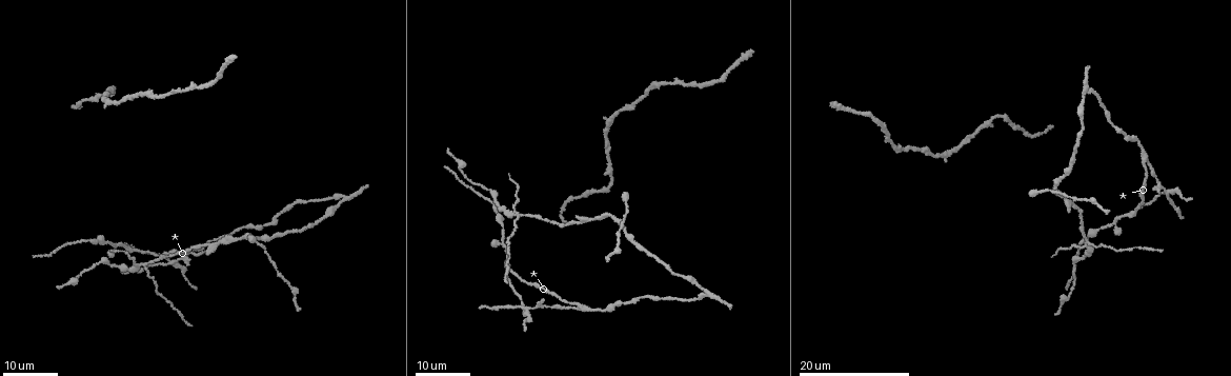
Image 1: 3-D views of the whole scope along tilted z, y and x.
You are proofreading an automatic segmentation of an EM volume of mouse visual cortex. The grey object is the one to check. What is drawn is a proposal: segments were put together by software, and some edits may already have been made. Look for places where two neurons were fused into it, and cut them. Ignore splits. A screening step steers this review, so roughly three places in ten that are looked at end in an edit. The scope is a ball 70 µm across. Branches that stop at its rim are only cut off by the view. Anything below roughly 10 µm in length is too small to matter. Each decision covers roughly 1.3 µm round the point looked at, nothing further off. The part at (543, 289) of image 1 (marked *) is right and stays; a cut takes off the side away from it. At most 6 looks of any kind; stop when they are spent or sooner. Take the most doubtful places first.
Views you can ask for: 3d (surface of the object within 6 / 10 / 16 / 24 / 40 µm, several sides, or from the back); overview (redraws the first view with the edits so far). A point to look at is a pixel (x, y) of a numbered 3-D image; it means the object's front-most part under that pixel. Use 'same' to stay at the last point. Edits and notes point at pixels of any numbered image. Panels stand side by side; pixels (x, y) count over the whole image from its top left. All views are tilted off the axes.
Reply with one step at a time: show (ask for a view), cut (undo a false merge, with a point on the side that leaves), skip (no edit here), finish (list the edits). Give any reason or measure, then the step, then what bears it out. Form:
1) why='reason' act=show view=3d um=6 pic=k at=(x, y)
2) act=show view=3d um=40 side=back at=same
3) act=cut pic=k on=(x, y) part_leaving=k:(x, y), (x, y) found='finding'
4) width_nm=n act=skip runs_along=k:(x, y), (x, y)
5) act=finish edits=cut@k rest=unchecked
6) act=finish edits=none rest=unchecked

act=show view=3d um=16 pic=1 at=(218, 239)

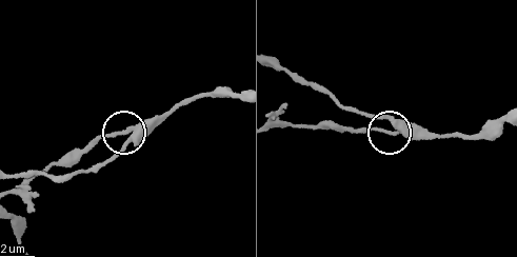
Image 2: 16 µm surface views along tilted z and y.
act=show view=3d um=10 pic=2 at=(125, 133)

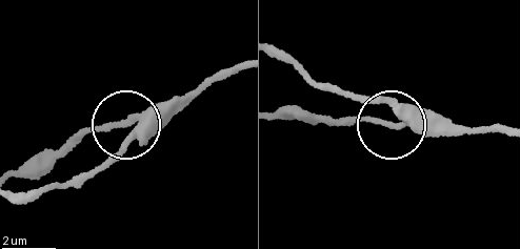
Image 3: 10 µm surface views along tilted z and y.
side_arm_um=25 act=skip found='all the same neuron'

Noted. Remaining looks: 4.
why='side arm on a straight run' act=show view=3d um=16 pic=1 at=(143, 267)

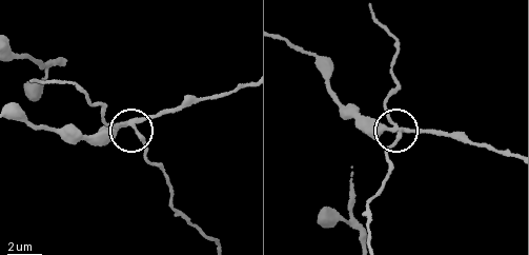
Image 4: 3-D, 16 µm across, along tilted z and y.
act=show view=3d um=10 pic=4 at=(134, 128)

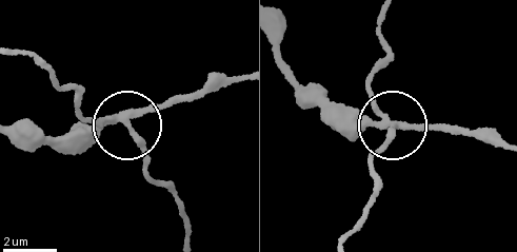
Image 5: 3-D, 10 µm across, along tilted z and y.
why='from behind' act=show view=3d um=10 side=back pic=5 at=(126, 126)

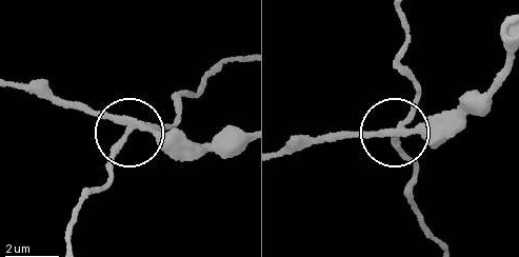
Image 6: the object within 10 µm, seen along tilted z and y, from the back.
side_arm_um=19 act=cut pic=6 on=(419, 99) part_leaving=6:(133, 130), (70, 219), (66, 244) found='two neurons meet here'

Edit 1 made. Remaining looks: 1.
act=finish edits=cut@6 rest=unchecked

